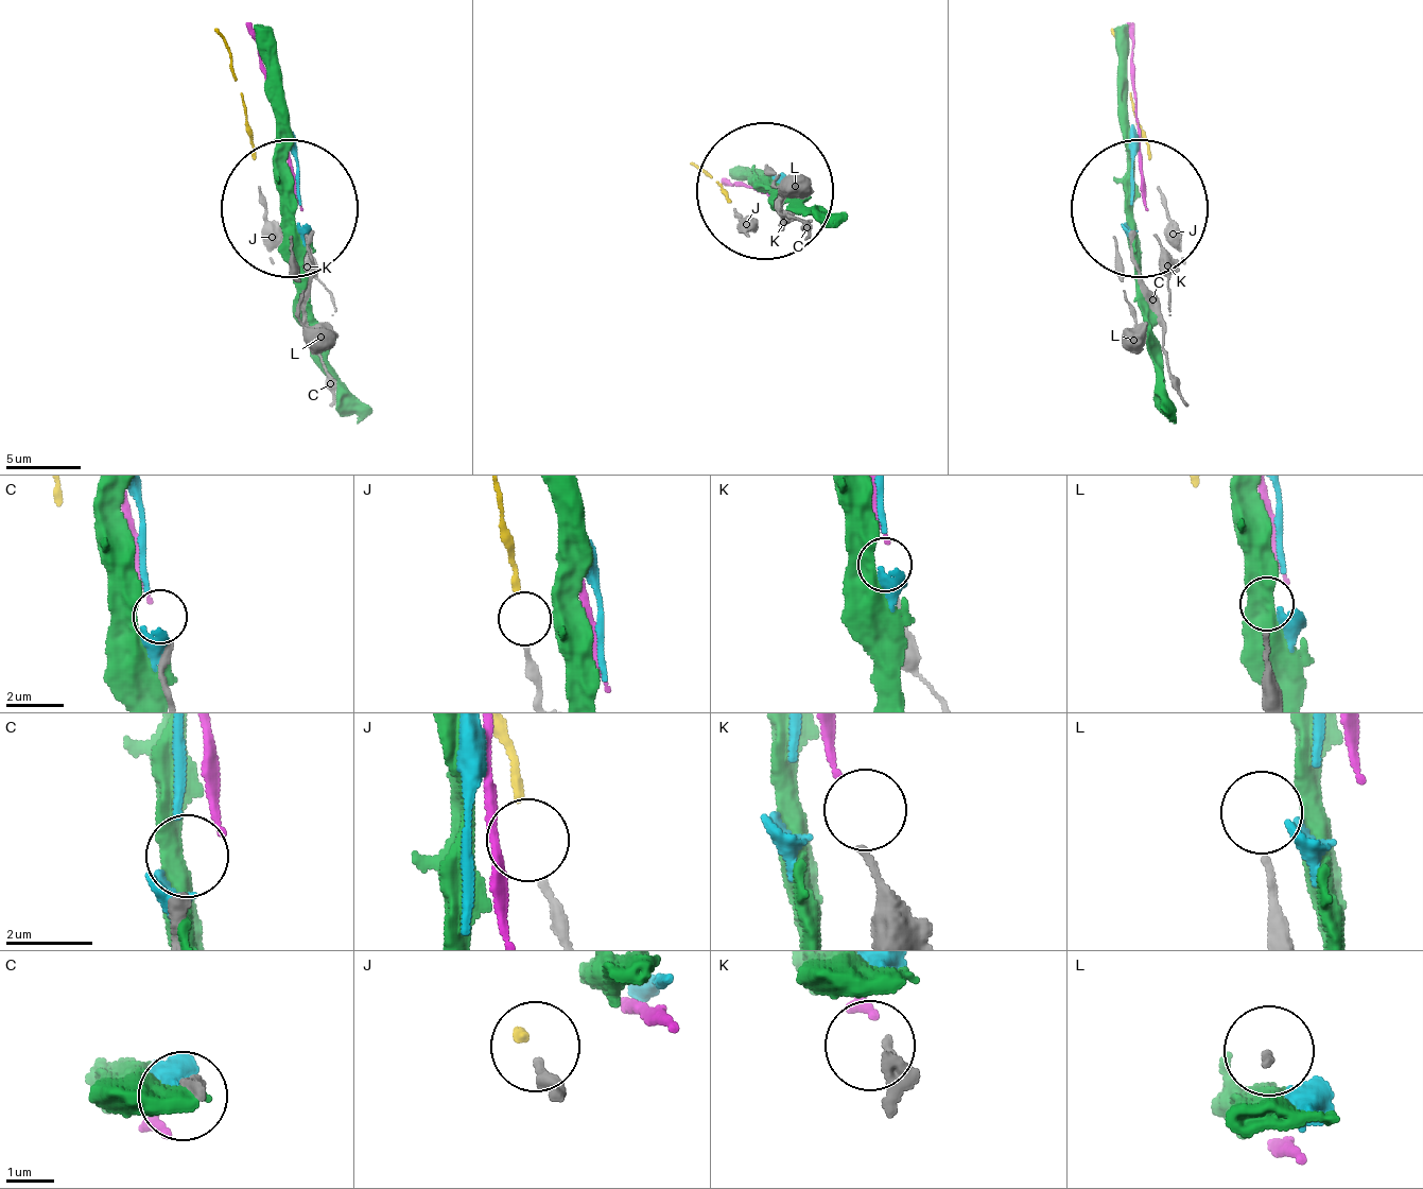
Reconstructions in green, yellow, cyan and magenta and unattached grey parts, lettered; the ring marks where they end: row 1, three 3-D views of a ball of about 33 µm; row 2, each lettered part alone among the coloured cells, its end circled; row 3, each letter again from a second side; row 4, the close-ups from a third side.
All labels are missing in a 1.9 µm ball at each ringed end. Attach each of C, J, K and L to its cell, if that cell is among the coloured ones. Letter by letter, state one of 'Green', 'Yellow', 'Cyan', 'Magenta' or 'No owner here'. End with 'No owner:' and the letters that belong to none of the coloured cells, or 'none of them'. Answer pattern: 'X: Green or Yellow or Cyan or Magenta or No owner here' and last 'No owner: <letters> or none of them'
C: No owner here
J: Yellow
K: Magenta
L: No owner here
No owner: C, L

